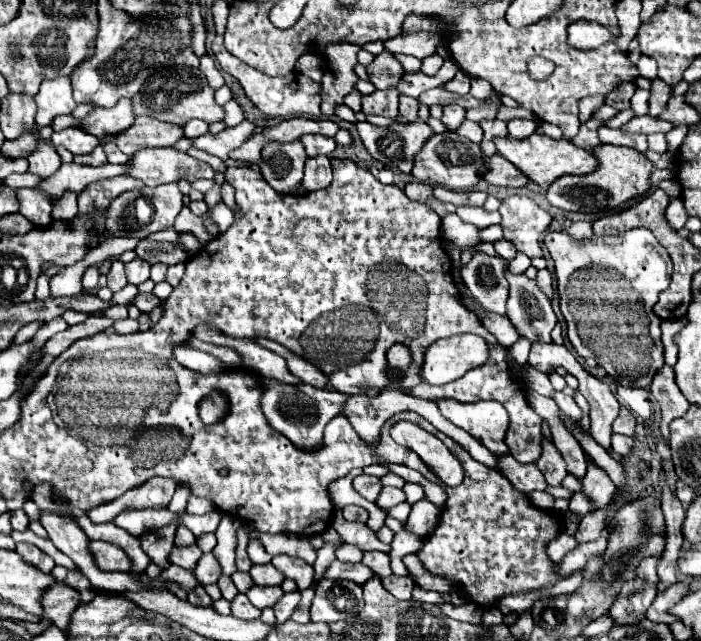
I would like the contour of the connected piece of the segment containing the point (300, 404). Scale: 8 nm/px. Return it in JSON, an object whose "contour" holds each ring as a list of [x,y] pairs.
{"contour":[[[258,378],[262,386],[262,410],[266,410],[266,420],[274,430],[284,434],[296,448],[302,450],[316,450],[322,446],[324,427],[334,416],[338,416],[344,408],[346,394],[338,390],[322,390],[316,386],[306,384],[284,384],[272,378]]]}

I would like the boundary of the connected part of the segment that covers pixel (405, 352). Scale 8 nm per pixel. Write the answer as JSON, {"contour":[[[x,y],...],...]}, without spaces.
{"contour":[[[396,344],[390,348],[388,352],[388,372],[392,378],[398,376],[398,372],[404,372],[408,368],[408,364],[412,362],[410,358],[410,350],[402,344]]]}

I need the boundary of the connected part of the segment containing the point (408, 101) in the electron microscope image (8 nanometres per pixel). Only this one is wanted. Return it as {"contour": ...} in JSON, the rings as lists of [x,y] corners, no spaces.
{"contour":[[[404,94],[399,95],[399,114],[409,122],[418,118],[418,100]]]}

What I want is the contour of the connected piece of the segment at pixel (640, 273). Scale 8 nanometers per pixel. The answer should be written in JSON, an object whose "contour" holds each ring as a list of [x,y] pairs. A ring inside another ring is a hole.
{"contour":[[[634,228],[628,230],[628,232],[624,232],[624,234],[620,234],[620,236],[600,236],[600,238],[598,238],[598,244],[590,244],[588,240],[578,242],[578,240],[570,238],[568,234],[564,234],[564,232],[548,232],[544,244],[546,244],[546,248],[548,248],[548,252],[550,252],[550,256],[552,256],[554,264],[556,264],[560,310],[562,310],[562,314],[564,314],[564,318],[566,318],[566,324],[568,324],[568,338],[570,338],[574,350],[578,352],[578,356],[582,356],[582,358],[594,356],[596,360],[600,360],[598,366],[602,366],[602,368],[610,374],[610,378],[614,378],[614,380],[616,380],[618,384],[622,384],[622,386],[632,386],[632,388],[646,388],[646,386],[650,386],[650,382],[652,382],[652,378],[656,376],[656,372],[664,366],[664,344],[662,344],[662,340],[660,340],[660,336],[662,336],[662,334],[660,334],[660,322],[662,322],[662,320],[652,312],[652,306],[658,302],[658,294],[664,292],[664,290],[668,288],[668,284],[670,284],[672,260],[670,260],[670,256],[668,256],[668,252],[658,244],[656,236],[646,228]]]}

